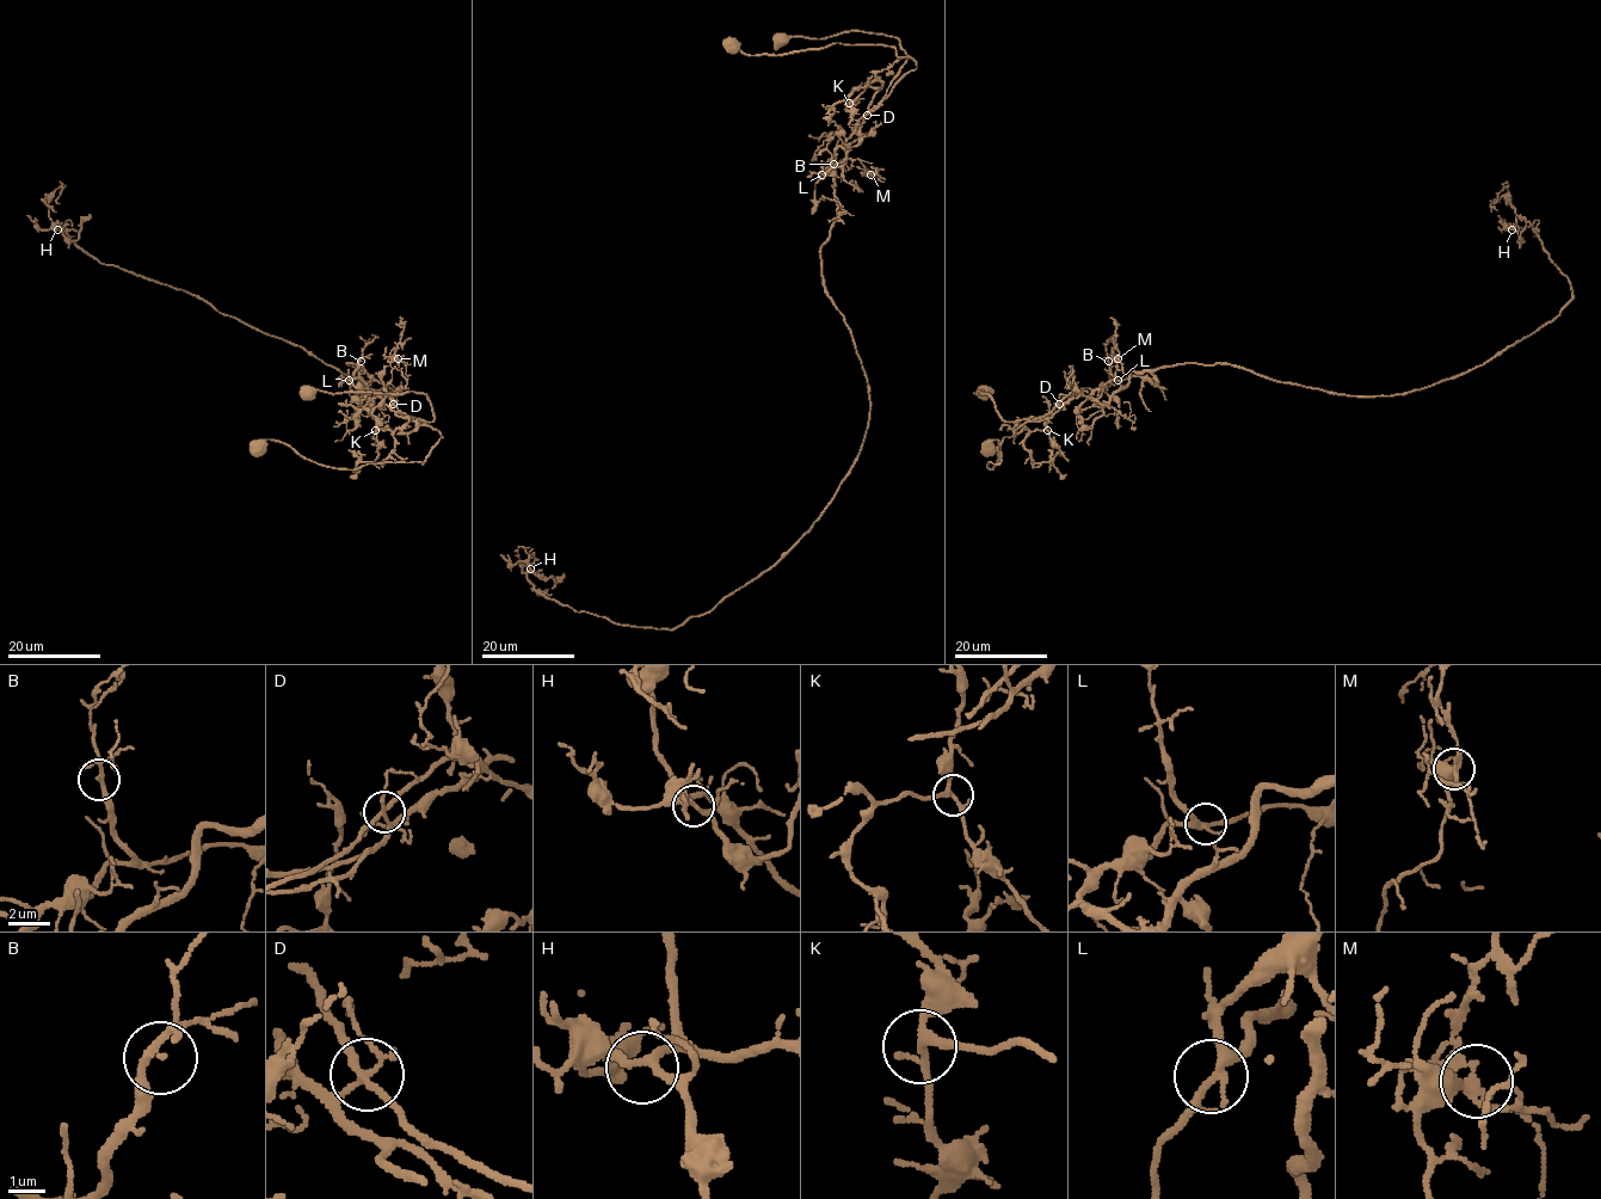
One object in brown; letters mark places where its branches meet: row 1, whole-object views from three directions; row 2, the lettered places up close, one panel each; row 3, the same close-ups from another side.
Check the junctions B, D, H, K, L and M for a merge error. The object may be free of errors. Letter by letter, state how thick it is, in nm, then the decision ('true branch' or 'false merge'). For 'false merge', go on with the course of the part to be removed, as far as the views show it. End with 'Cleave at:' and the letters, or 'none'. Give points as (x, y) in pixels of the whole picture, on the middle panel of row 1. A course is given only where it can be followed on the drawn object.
B: 170 nm thick; true branch
D: 200 nm thick; false merge; foreign part runs (867, 115), (878, 105), (905, 62), (907, 55), (897, 38), (848, 31), (820, 40), (789, 37), (774, 48)
H: 200 nm thick; true branch
K: 200 nm thick; true branch
L: 240 nm thick; true branch
M: 200 nm thick; true branch
Cleave at: D

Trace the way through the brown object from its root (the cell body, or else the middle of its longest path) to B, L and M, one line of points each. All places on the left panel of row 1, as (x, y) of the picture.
B: (259, 447), (281, 442), (336, 468), (422, 463), (443, 437), (387, 392), (369, 398), (357, 388), (361, 361)
L: (259, 447), (281, 442), (336, 468), (422, 463), (443, 437), (401, 412), (387, 392), (369, 398), (349, 380)
M: (259, 447), (281, 442), (336, 468), (422, 463), (443, 437), (401, 412), (387, 392), (373, 398), (398, 358)

